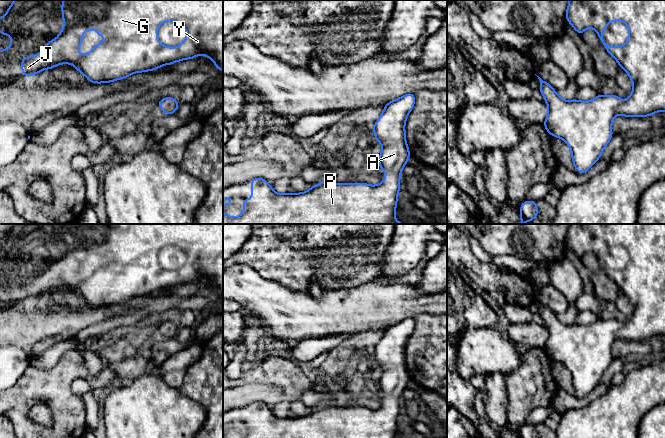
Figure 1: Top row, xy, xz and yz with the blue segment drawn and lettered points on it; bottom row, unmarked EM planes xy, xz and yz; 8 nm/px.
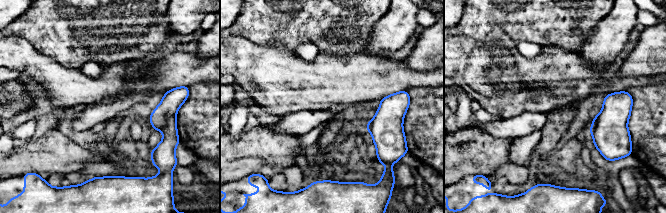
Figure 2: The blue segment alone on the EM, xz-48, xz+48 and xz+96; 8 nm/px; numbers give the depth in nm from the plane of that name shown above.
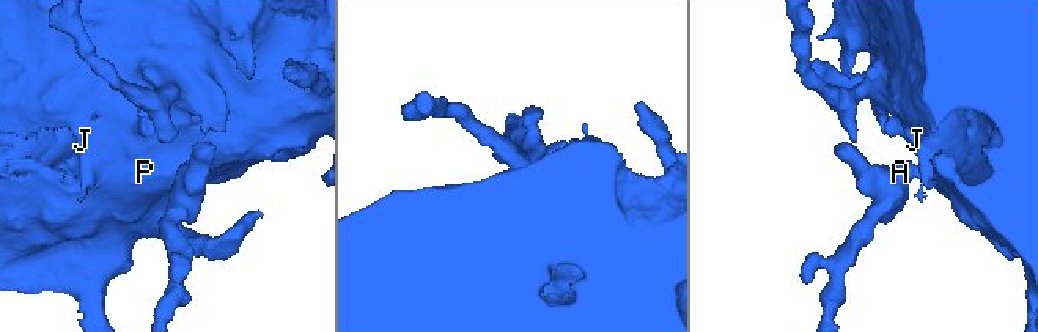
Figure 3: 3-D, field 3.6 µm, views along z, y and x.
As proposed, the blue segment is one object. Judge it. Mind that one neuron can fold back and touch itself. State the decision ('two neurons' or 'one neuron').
one neuron

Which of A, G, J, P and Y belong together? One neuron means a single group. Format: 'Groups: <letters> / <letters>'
Groups: A G J P Y

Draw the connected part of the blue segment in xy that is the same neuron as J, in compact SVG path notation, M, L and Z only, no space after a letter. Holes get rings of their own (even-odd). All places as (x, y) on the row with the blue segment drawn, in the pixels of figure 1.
M63 0L61 4L63 29L56 39L44 46L40 53L21 59L22 76L33 76L59 64L74 66L91 83L109 83L125 79L134 73L152 71L164 65L206 55L216 68L223 71L223 0ZM165 21L175 21L187 32L185 40L178 47L166 47L157 37L159 26ZM93 29L105 39L84 55L78 52L85 31Z

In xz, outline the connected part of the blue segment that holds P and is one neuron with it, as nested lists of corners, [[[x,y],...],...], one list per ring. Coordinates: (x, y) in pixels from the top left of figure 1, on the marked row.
[[[409,93],[387,104],[373,125],[374,136],[382,144],[378,158],[379,168],[385,171],[385,180],[375,186],[366,183],[320,182],[303,193],[278,194],[264,178],[251,181],[250,199],[243,200],[244,211],[238,217],[229,217],[223,211],[223,224],[404,224],[395,219],[400,175],[410,158],[406,143],[405,122],[415,104],[415,95]]]

